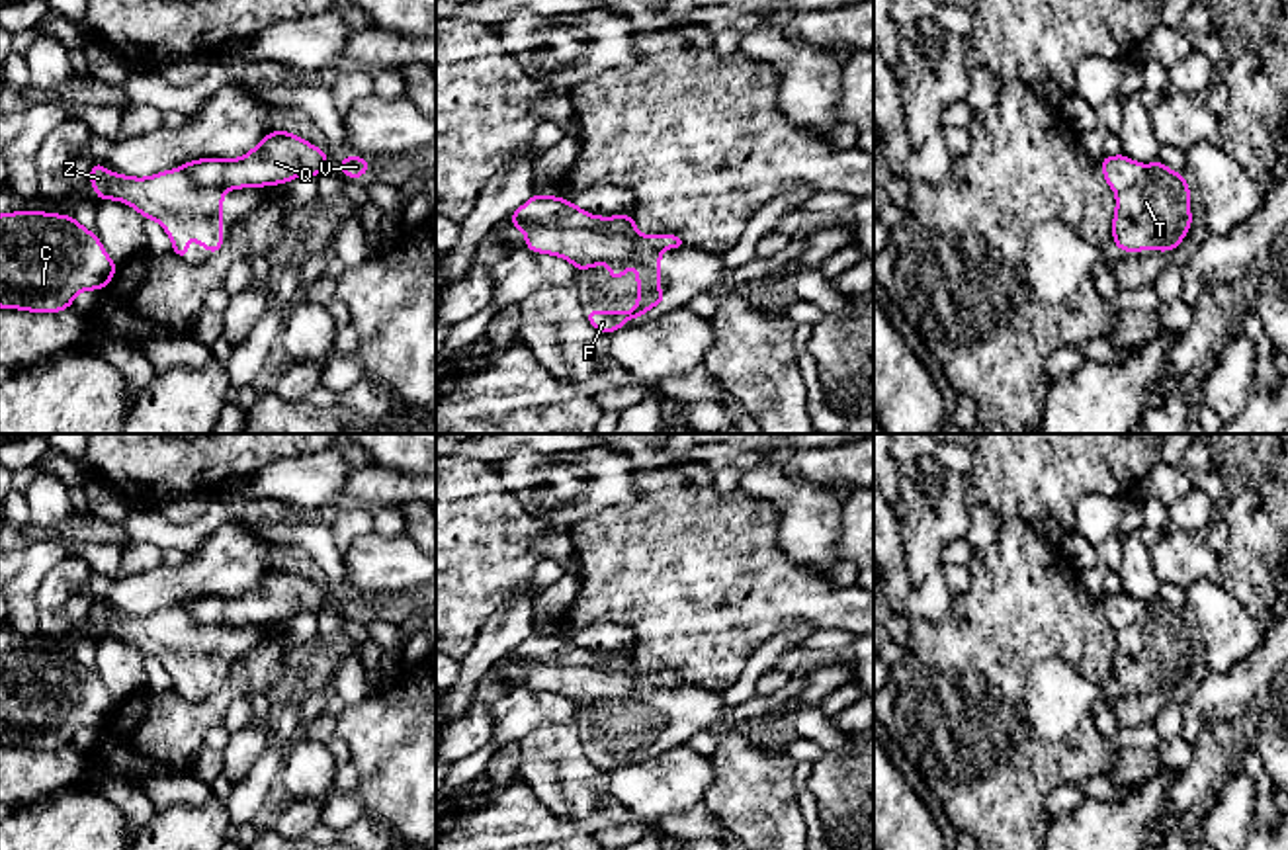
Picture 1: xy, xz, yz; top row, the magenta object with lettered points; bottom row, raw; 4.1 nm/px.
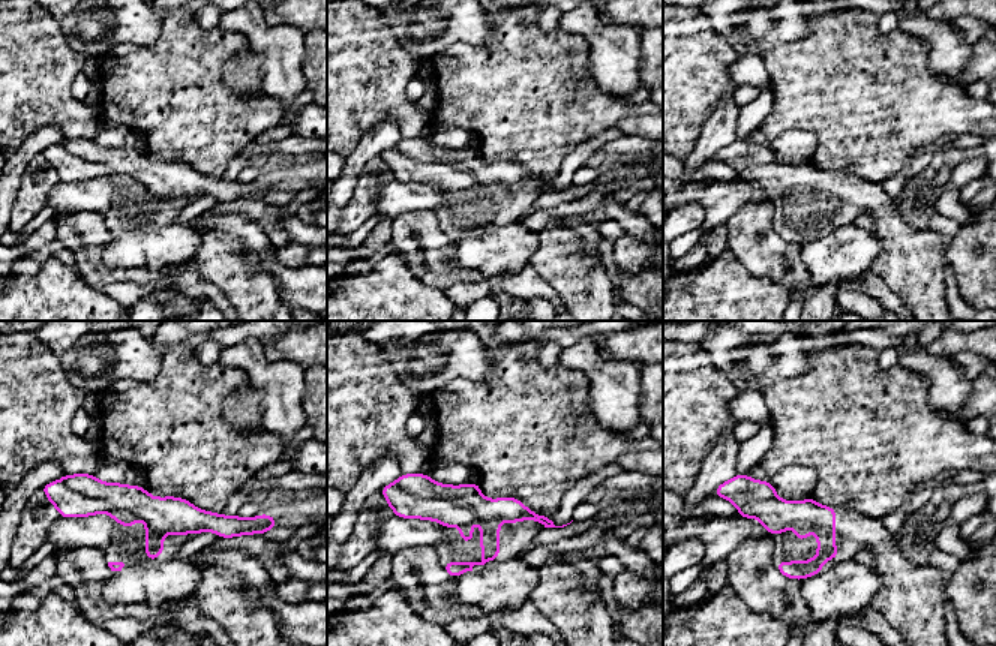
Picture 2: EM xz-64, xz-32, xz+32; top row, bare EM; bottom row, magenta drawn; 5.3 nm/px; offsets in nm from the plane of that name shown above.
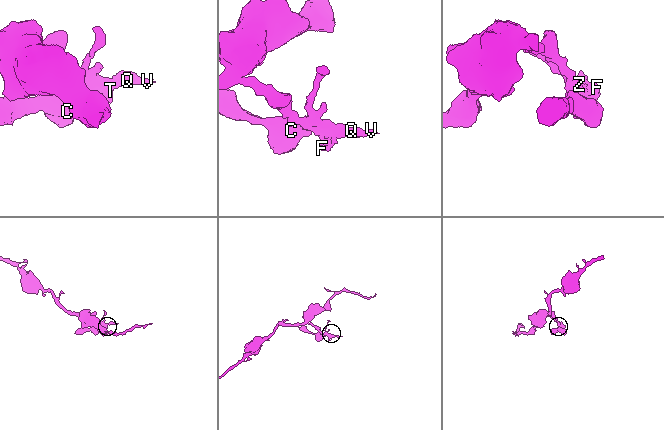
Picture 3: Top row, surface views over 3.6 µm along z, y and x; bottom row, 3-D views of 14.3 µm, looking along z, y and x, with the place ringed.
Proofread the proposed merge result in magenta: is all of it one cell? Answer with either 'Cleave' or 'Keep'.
Cleave

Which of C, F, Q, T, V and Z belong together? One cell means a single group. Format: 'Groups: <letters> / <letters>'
Groups: C Q V / F T Z

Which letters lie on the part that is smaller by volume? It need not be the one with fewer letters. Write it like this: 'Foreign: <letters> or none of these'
Foreign: C, Q, V

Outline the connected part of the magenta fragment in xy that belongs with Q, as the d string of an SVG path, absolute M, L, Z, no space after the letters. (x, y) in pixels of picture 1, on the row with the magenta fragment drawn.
M272 131L240 158L201 158L182 164L180 170L203 188L268 188L291 182L297 176L321 176L326 158L326 150L319 150L305 139L287 131Z

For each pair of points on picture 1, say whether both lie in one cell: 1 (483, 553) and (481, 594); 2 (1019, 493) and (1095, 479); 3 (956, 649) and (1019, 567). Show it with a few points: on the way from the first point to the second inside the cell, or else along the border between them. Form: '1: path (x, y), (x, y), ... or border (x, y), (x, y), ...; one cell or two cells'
1: path (481, 563), (481, 585); one cell
2: path (1038, 479), (1075, 479); one cell
3: path (976, 630), (1019, 587); one cell

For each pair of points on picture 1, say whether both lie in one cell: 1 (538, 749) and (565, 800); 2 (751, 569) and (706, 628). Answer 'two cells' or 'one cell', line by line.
1: one cell
2: one cell

